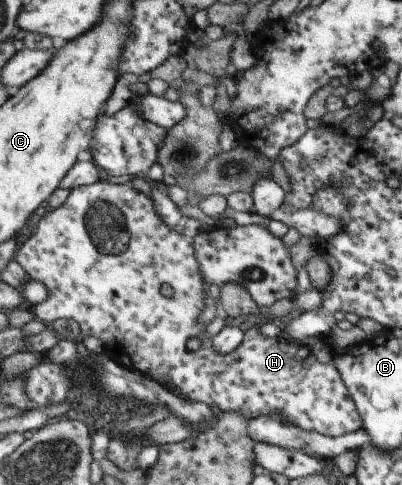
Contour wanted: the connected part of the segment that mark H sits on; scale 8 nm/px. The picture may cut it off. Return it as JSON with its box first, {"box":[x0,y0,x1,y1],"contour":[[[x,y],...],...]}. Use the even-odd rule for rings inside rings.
{"box":[16,182,364,437],"contour":[[[97,182],[93,185],[78,187],[70,191],[67,199],[57,208],[41,215],[34,234],[22,244],[20,251],[16,255],[17,261],[23,265],[30,279],[39,281],[46,286],[48,296],[45,301],[31,307],[38,320],[43,321],[49,326],[56,319],[73,319],[80,326],[83,337],[93,335],[99,338],[104,344],[104,352],[116,362],[120,362],[131,370],[141,372],[143,375],[159,383],[165,383],[181,393],[181,397],[192,402],[205,402],[207,405],[217,405],[223,412],[239,411],[239,413],[248,414],[251,418],[258,418],[267,413],[277,413],[279,417],[285,417],[289,423],[295,421],[305,431],[319,432],[326,436],[343,437],[344,435],[355,433],[364,427],[364,418],[361,417],[360,410],[357,409],[356,401],[347,385],[340,369],[334,363],[324,364],[318,360],[310,347],[305,347],[298,342],[287,341],[283,337],[265,337],[259,327],[252,327],[244,333],[244,340],[241,347],[237,347],[233,353],[223,355],[213,347],[214,337],[207,333],[207,324],[203,325],[199,321],[201,313],[205,311],[205,298],[207,296],[207,285],[204,280],[204,273],[201,273],[200,261],[197,261],[196,248],[193,242],[190,242],[184,234],[179,234],[175,229],[171,229],[165,223],[164,217],[157,213],[155,200],[142,191],[137,191],[131,183],[111,183]],[[170,284],[174,289],[173,295],[167,297],[163,295],[162,288]],[[191,338],[197,338],[201,345],[195,351],[187,350],[187,341]]]}

